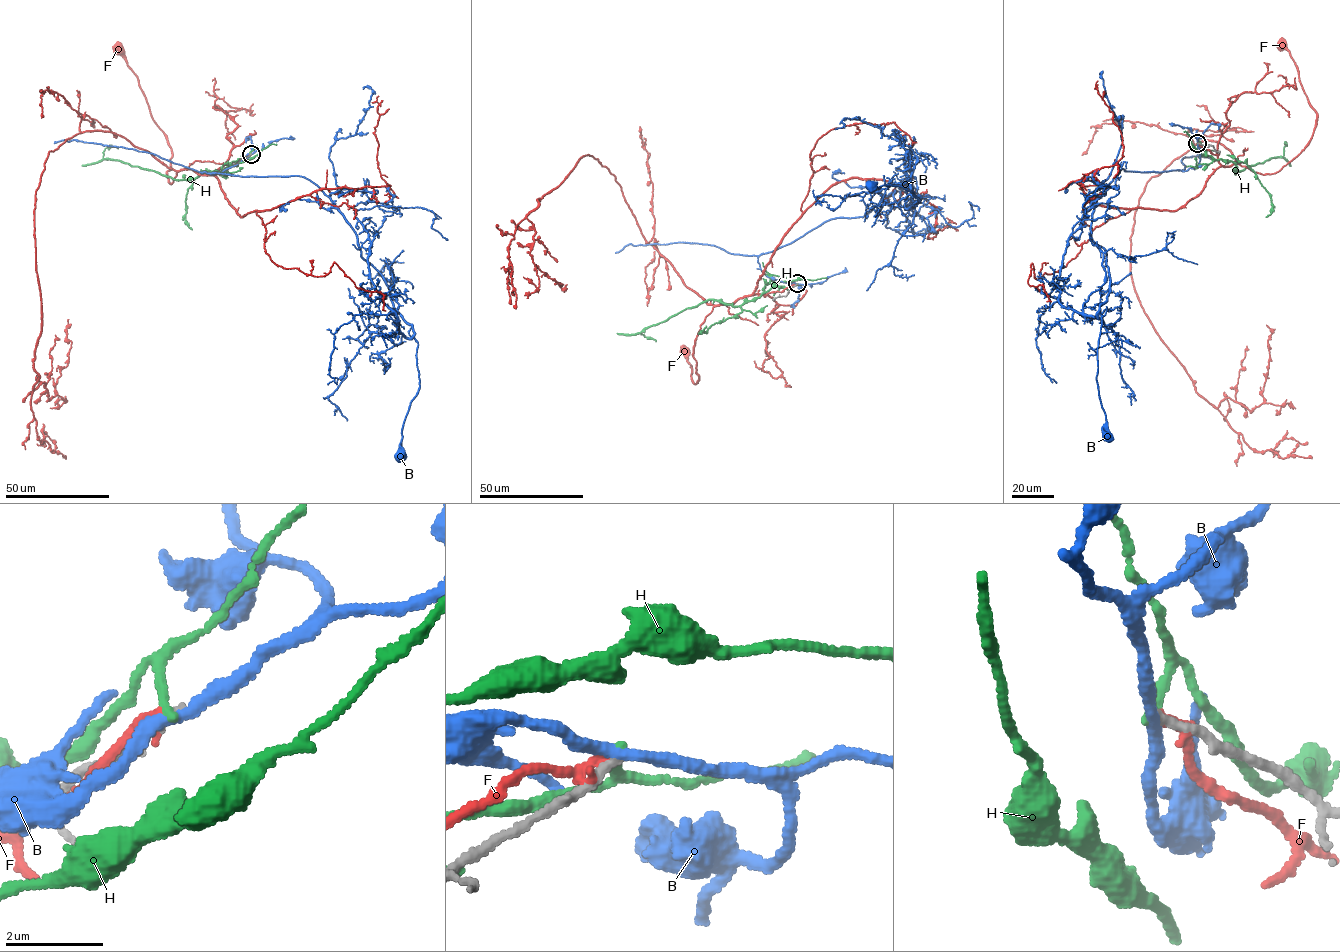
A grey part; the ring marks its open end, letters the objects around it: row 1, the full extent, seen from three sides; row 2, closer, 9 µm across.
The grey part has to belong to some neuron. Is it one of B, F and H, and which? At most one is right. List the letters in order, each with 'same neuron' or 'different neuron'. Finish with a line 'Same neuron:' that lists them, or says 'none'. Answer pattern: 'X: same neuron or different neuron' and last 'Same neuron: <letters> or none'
B: different neuron
F: different neuron
H: different neuron
Same neuron: none

